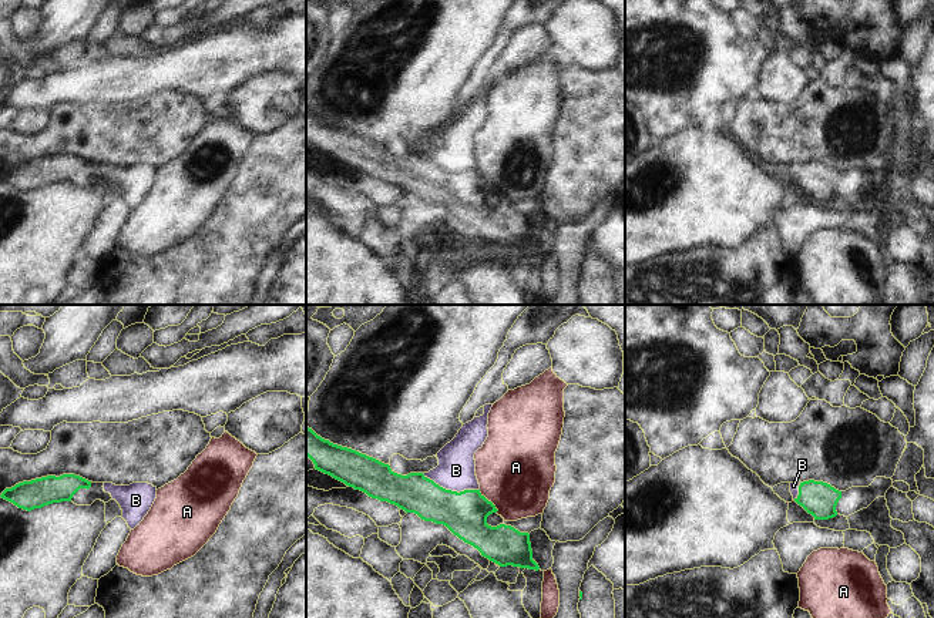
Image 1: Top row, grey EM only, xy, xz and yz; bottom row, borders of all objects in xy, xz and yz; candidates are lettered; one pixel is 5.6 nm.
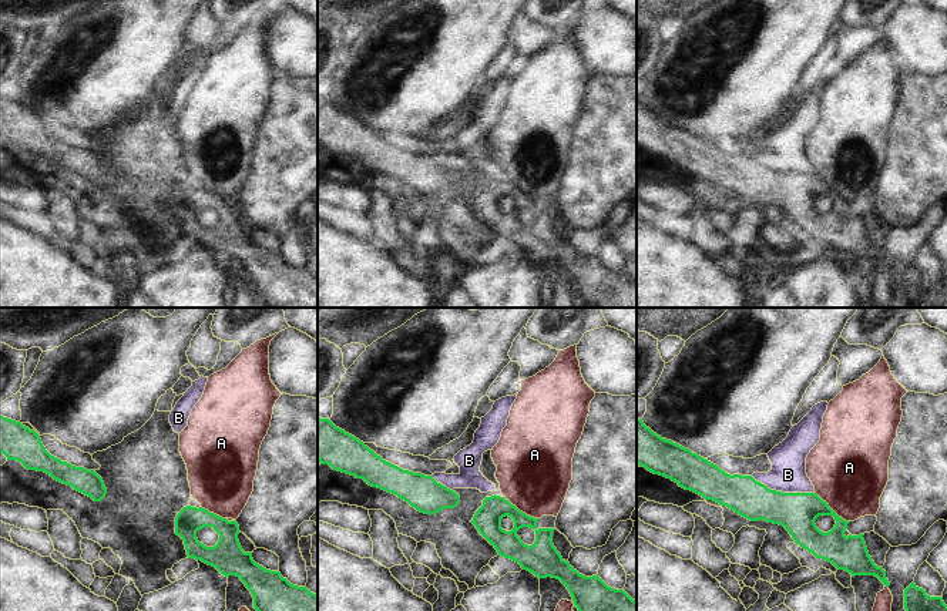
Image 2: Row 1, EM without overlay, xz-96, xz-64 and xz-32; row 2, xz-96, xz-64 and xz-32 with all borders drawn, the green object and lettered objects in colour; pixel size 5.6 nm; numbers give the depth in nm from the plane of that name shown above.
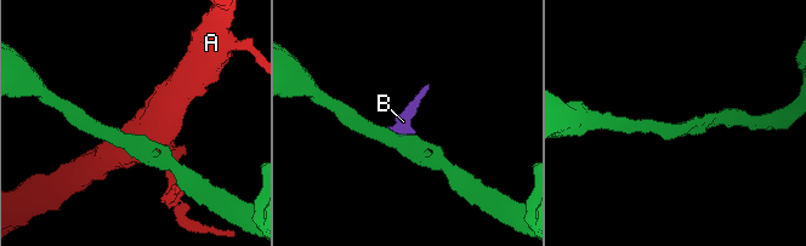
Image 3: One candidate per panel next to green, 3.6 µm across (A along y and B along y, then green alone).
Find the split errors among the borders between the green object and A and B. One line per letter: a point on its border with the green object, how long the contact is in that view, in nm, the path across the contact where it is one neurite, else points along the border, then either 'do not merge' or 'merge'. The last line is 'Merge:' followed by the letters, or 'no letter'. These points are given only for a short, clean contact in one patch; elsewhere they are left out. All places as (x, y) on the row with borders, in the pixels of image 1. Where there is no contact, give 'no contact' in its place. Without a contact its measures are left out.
A: xz (487, 500) | 170 nm | do not merge
B: xz (450, 490) | 340 nm | across xz (464, 514), (450, 490), (456, 470) | merge
Merge: B

